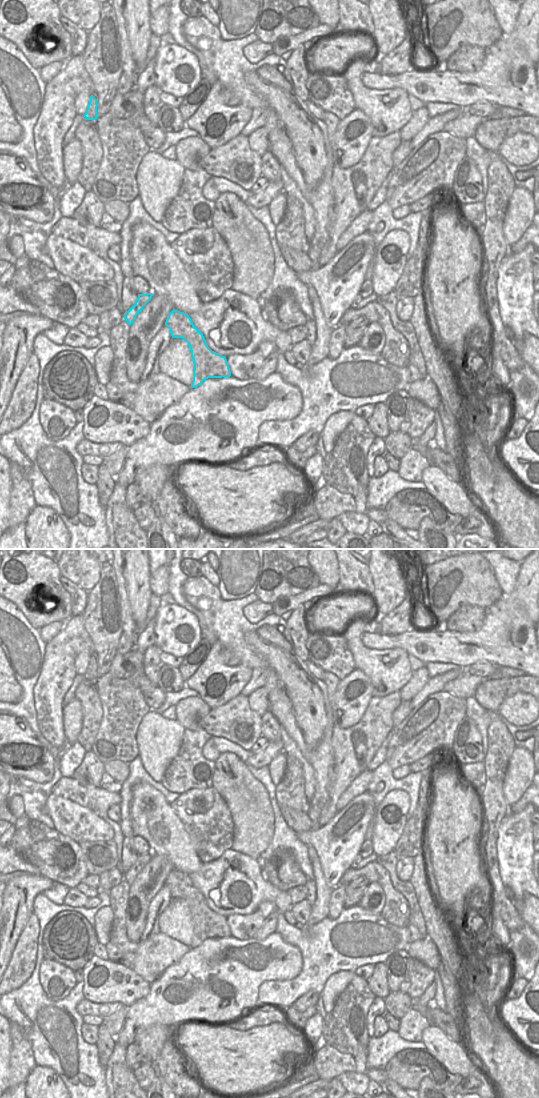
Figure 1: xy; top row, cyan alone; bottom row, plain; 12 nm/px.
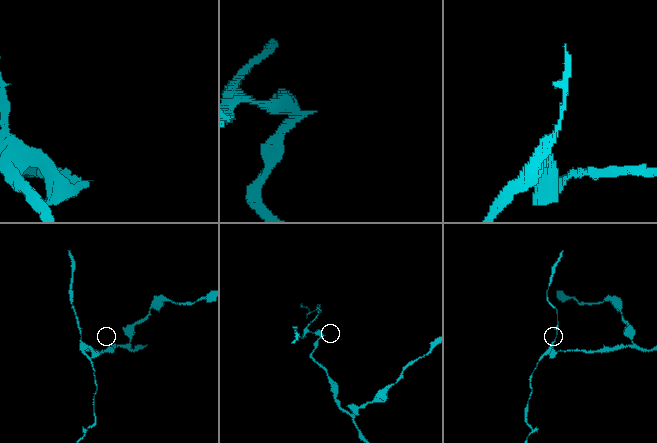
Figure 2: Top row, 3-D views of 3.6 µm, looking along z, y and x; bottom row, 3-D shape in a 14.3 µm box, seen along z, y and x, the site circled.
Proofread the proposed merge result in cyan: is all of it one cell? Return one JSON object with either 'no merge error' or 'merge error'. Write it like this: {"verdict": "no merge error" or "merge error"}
{"verdict": "merge error"}

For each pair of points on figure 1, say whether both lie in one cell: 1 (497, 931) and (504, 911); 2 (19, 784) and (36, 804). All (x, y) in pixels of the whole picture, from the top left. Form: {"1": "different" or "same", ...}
{"1": "different", "2": "same"}

